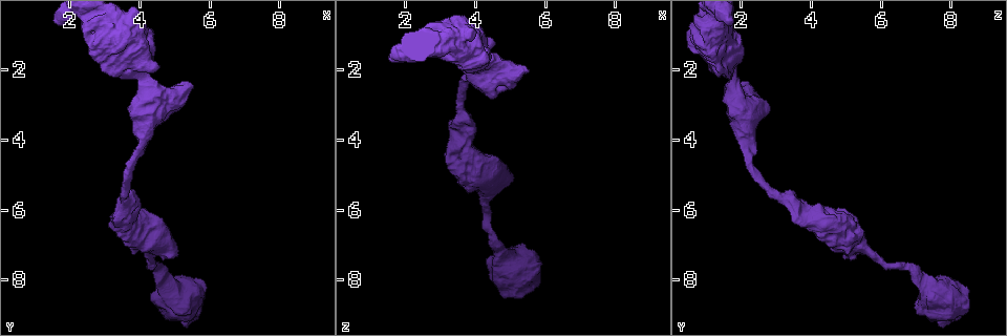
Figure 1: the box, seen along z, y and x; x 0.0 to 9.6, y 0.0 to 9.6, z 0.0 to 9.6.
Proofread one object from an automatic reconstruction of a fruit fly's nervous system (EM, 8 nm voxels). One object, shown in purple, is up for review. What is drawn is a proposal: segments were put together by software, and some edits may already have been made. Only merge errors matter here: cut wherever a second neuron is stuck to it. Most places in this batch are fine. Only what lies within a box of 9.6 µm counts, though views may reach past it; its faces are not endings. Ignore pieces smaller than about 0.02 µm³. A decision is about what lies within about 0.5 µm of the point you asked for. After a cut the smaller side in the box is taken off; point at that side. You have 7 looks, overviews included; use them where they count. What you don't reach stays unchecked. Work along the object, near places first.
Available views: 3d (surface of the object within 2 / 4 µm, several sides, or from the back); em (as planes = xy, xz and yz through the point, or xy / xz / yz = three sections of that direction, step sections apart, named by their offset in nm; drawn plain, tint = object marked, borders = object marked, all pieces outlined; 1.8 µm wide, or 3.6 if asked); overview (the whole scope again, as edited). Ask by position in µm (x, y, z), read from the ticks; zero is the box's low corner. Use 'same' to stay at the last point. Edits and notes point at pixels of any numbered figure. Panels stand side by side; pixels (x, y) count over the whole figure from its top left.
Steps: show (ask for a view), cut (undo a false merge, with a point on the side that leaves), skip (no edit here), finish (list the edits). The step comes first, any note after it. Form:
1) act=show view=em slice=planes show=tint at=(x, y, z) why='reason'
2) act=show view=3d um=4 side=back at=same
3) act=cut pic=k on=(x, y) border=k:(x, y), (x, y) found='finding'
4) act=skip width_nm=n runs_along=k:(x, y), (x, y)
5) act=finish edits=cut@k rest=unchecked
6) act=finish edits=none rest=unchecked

act=show view=em um=3.6 slice=planes show=tint at=(4.55, 3.00, 2.20) why='calibre changes'

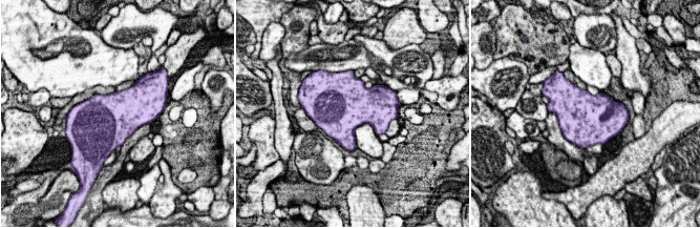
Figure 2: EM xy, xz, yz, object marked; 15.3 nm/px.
act=skip found='one neuron here'

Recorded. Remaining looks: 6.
act=show view=3d um=4 side=back at=(3.60, 5.90, 3.50) why='calibre changes'

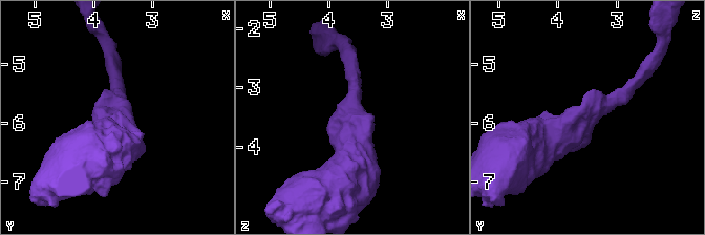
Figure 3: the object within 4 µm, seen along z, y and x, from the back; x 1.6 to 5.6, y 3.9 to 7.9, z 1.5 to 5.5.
act=show view=em um=3.6 slice=xy step=8 show=tint at=(3.60, 5.90, 3.55) arm_widths_nm=220,650

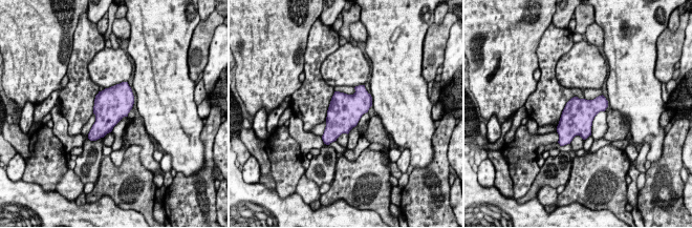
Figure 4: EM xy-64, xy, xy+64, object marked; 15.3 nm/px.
act=show view=em um=3.6 slice=yz step=16 show=tint at=same

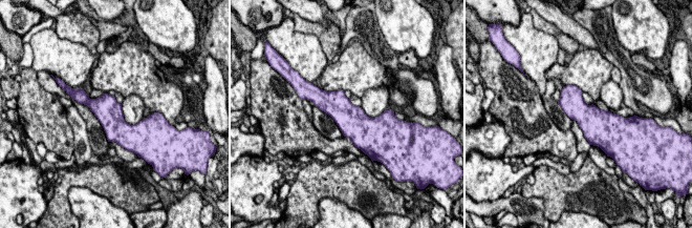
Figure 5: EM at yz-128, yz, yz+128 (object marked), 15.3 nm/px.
act=skip width_nm=360 found='one neuron here'

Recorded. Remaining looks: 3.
act=show view=em um=3.6 slice=yz step=4 show=tint at=(4.70, 7.95, 7.20) why='sudden change in width'

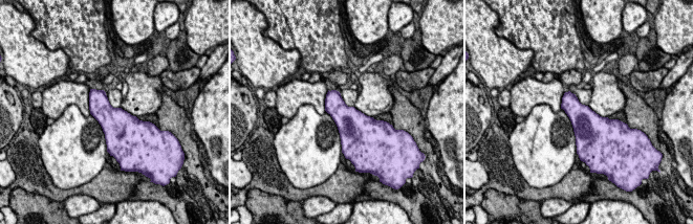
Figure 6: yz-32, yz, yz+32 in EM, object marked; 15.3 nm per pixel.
act=show view=em um=3.6 slice=planes show=tint at=same

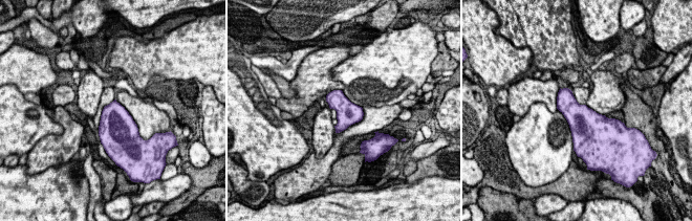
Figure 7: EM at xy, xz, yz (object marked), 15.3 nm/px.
act=skip found='continuous, no second neuron'

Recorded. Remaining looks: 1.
act=finish edits=none rest=unchecked

